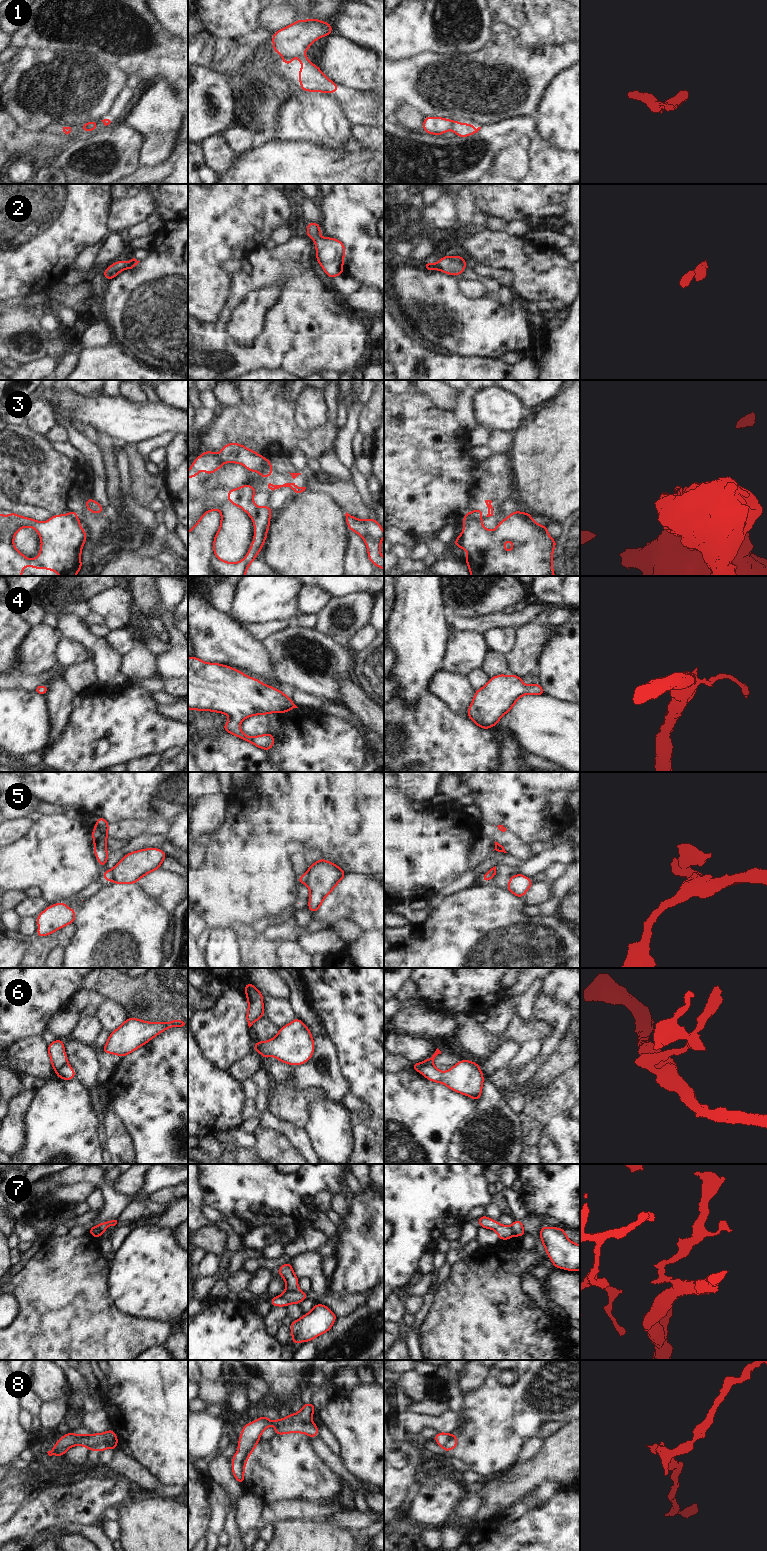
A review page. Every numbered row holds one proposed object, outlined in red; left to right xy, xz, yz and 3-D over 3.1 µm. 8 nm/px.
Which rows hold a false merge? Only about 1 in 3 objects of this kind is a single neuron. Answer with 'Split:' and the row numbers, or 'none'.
Split: 1, 3, 5, 6, 7, 8

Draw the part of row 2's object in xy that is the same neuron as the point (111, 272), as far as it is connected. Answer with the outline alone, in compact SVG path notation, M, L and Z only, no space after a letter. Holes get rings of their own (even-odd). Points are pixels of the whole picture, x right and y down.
M135 258L131 259L128 262L123 261L116 261L110 267L105 269L103 272L106 280L110 280L115 278L119 272L123 271L124 269L132 270L140 261L137 261Z

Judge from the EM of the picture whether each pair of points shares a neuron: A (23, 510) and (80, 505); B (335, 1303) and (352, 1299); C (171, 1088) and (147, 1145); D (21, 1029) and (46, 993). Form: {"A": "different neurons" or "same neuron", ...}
{"A": "different neurons", "B": "same neuron", "C": "same neuron", "D": "same neuron"}

